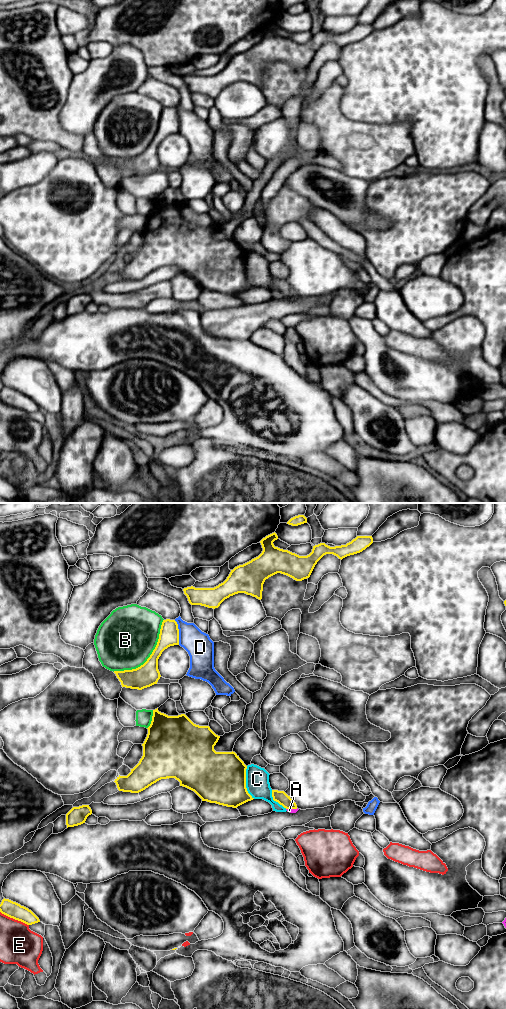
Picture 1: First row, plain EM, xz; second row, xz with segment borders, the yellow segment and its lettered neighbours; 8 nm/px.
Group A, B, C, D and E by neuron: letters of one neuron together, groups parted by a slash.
A C / B / D / E

